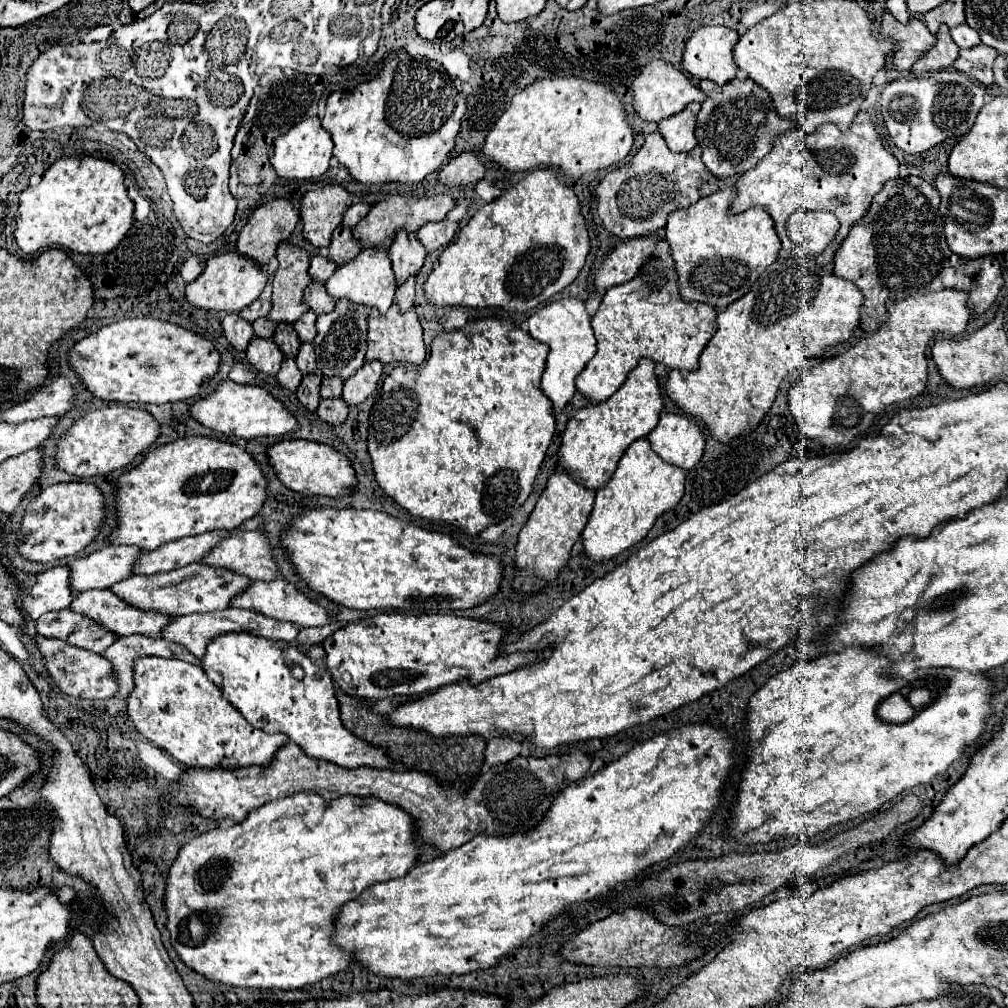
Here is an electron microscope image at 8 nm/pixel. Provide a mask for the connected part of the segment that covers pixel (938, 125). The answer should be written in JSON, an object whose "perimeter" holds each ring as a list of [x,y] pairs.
{"perimeter":[[[956,69],[934,71],[924,77],[896,79],[882,91],[880,109],[890,139],[904,153],[924,153],[948,137],[962,137],[972,129],[972,123],[986,99],[984,87],[962,75]]]}

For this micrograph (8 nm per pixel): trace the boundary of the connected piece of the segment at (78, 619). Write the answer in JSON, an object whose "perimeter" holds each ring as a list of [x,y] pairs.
{"perimeter":[[[72,609],[46,613],[36,621],[36,627],[38,633],[44,637],[62,639],[72,643],[74,647],[82,647],[94,653],[106,651],[118,639],[116,633],[100,627],[94,619]]]}

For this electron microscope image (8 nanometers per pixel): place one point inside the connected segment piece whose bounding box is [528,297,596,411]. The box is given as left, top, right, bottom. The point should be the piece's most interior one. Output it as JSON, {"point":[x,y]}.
{"point":[564,325]}

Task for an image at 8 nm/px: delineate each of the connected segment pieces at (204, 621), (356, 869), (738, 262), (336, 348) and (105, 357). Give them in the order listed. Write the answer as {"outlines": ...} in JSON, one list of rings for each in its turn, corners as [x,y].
{"outlines":[[[[222,609],[222,611],[210,611],[210,613],[190,613],[190,615],[182,615],[176,617],[170,627],[166,627],[166,631],[162,633],[164,639],[168,641],[176,641],[180,645],[184,645],[192,655],[196,657],[204,657],[206,647],[210,641],[214,641],[220,635],[226,633],[250,633],[250,635],[260,635],[260,637],[268,637],[268,639],[282,639],[282,641],[294,641],[298,635],[300,627],[288,621],[278,621],[274,617],[266,617],[260,615],[258,611],[246,611],[246,609]]],[[[294,793],[270,801],[250,811],[250,815],[242,823],[212,829],[200,837],[194,837],[186,847],[182,847],[178,859],[174,861],[166,877],[164,905],[168,911],[166,927],[170,931],[172,945],[186,965],[190,965],[200,975],[206,975],[208,979],[214,979],[218,983],[226,983],[234,987],[254,987],[254,989],[298,989],[316,983],[328,975],[344,971],[354,961],[352,951],[344,951],[340,945],[332,941],[336,933],[336,917],[340,907],[356,899],[362,893],[362,889],[368,889],[374,883],[388,881],[394,877],[404,877],[418,861],[418,847],[420,841],[416,839],[416,821],[410,815],[406,815],[402,807],[392,807],[392,803],[386,803],[382,799],[374,799],[374,797],[358,799],[356,795],[342,795],[338,799],[332,799],[328,805],[328,801],[318,793]]],[[[728,185],[714,195],[708,195],[706,199],[700,199],[698,203],[690,205],[688,209],[674,211],[668,217],[666,223],[666,239],[670,243],[670,253],[674,257],[678,277],[680,277],[680,287],[682,287],[682,297],[686,301],[702,301],[708,305],[714,305],[718,309],[728,307],[742,295],[750,291],[754,281],[762,271],[766,271],[776,259],[780,251],[780,239],[778,233],[774,231],[774,221],[770,219],[768,211],[764,207],[754,207],[744,213],[732,215],[730,205],[736,199],[736,187]]],[[[346,299],[336,301],[334,311],[318,315],[316,319],[318,335],[314,339],[316,347],[316,361],[318,361],[318,373],[324,377],[350,377],[356,373],[356,369],[362,367],[364,355],[366,355],[366,331],[368,331],[368,307],[358,305]]],[[[138,317],[138,319],[122,319],[118,323],[106,325],[100,331],[78,341],[70,351],[70,365],[80,373],[86,389],[104,401],[170,403],[170,401],[186,401],[190,397],[202,395],[210,379],[218,373],[220,353],[212,345],[212,341],[190,329],[152,317]]]]}

